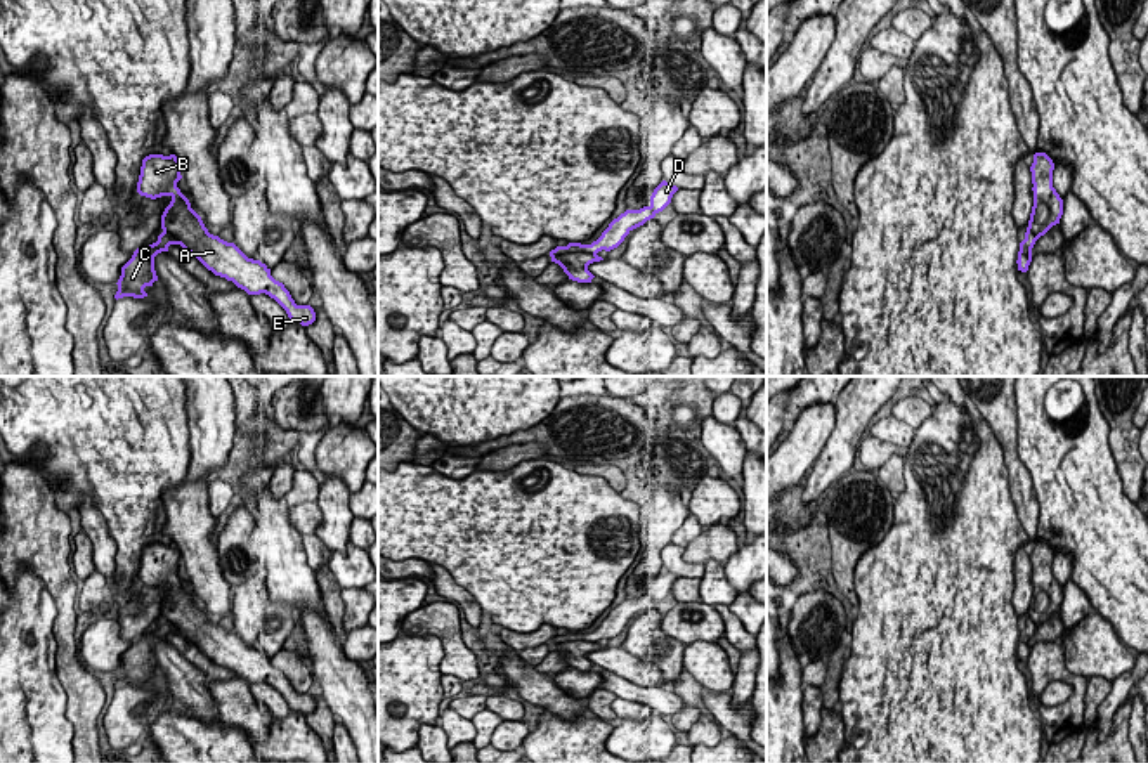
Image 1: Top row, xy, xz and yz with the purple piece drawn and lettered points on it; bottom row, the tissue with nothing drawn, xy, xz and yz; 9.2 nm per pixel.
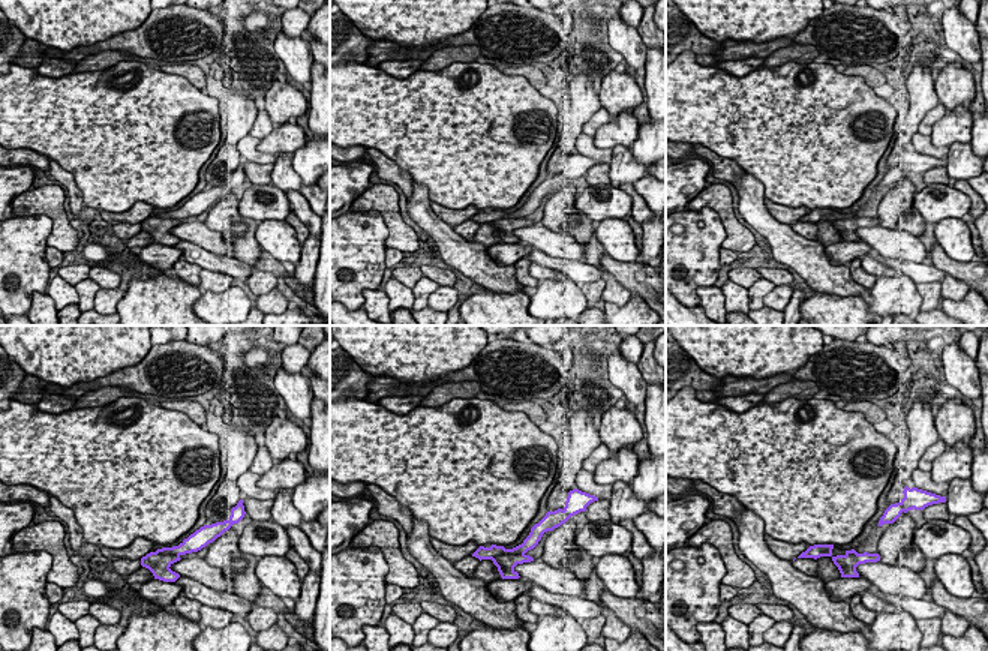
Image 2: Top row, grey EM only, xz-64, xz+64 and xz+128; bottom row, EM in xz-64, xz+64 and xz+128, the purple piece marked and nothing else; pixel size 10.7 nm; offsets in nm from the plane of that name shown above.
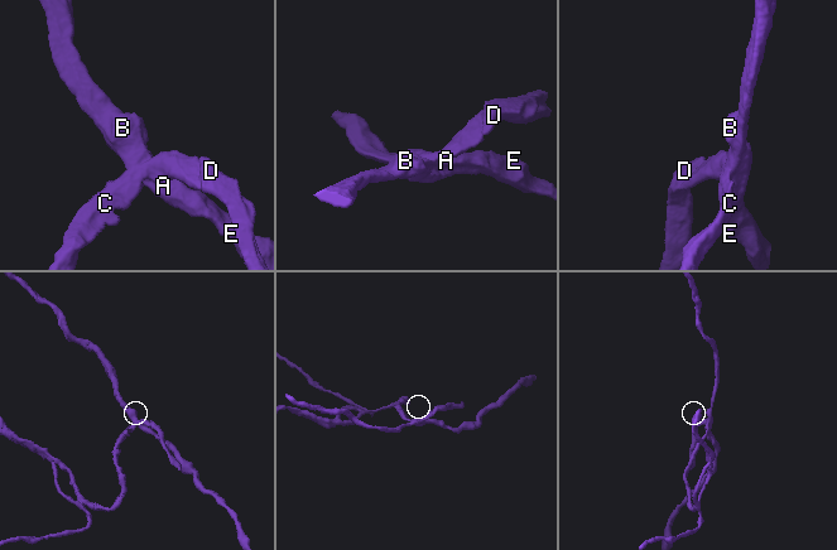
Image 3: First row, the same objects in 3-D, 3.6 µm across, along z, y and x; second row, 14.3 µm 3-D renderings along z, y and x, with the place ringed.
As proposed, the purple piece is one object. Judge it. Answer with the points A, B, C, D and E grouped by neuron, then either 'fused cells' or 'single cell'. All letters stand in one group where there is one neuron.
A B E / C D | fused cells

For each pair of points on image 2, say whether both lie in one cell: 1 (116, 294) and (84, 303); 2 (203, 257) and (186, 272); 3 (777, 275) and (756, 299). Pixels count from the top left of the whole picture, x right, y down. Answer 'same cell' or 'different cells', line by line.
1: same cell
2: different cells
3: same cell

